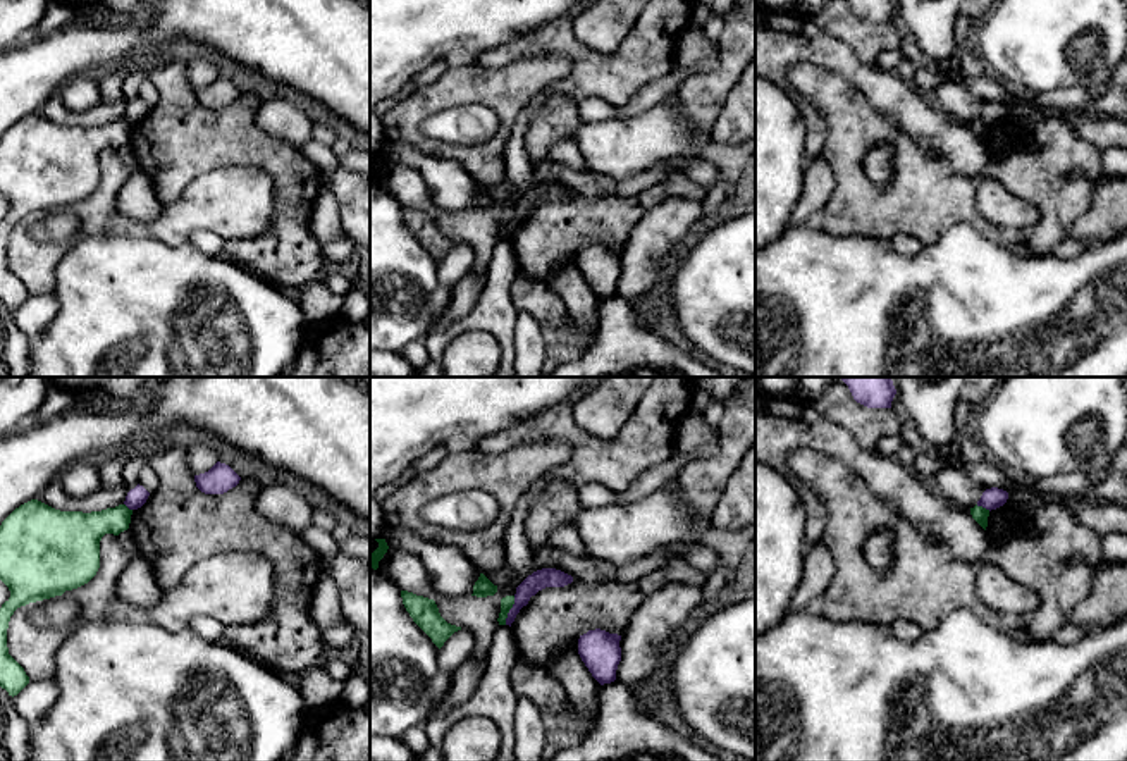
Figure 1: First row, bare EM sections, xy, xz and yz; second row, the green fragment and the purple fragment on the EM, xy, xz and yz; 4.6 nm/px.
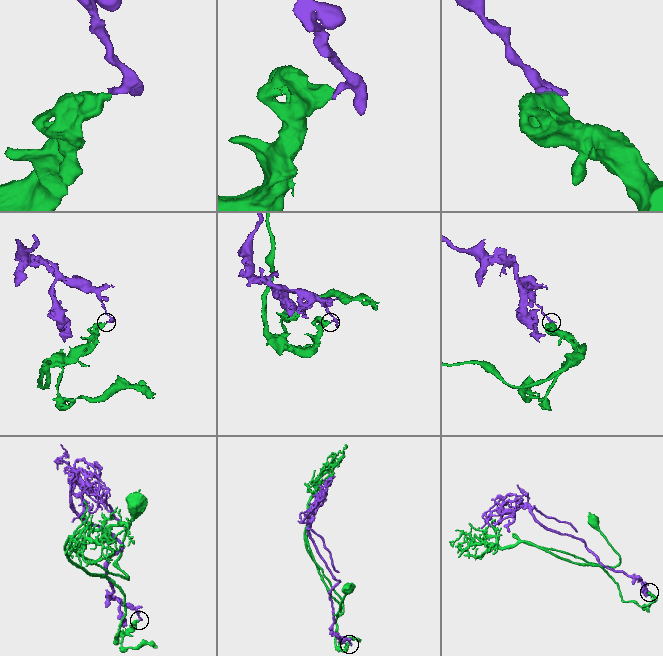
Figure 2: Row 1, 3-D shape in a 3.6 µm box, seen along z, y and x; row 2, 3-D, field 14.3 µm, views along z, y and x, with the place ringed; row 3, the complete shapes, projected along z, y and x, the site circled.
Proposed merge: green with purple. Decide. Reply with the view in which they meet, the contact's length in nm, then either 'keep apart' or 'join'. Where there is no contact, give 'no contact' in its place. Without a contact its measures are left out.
xz | 140 nm | keep apart

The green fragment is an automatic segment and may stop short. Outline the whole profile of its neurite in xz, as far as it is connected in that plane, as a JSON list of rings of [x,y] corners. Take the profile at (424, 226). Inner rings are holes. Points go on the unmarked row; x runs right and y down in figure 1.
[[[401,205],[401,212],[413,236],[432,253],[439,263],[454,246],[461,244],[461,241],[447,238],[440,231],[434,213],[416,210],[408,205]]]

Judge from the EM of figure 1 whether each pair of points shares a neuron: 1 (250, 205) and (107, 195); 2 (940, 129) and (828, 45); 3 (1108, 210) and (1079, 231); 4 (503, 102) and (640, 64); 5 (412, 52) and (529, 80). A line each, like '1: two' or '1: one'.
1: one
2: one
3: one
4: two
5: two

